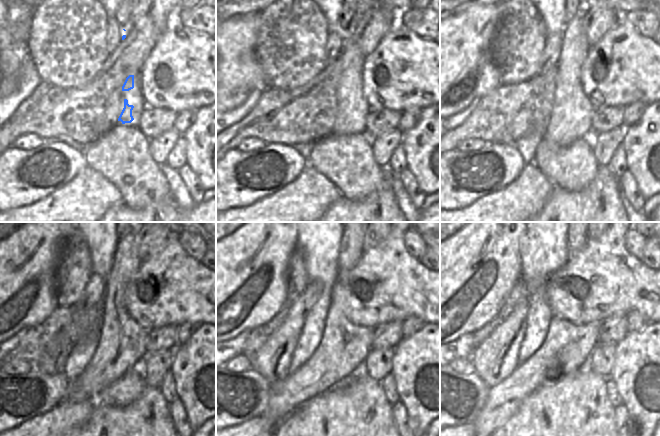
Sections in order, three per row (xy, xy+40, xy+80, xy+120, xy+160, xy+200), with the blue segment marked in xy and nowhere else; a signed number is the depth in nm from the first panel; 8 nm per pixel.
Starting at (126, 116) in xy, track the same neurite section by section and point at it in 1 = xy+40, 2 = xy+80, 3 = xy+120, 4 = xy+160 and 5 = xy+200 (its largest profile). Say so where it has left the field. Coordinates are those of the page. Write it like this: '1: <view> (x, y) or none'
1: xy+40 (352, 58)
2: xy+80 (574, 49)
3: xy+120 (126, 263)
4: xy+160 (313, 378)
5: xy+200 (504, 399)

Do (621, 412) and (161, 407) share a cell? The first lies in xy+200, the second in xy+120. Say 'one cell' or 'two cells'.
two cells

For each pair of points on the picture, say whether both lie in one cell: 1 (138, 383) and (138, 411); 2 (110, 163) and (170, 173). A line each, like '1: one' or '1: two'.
1: two
2: two

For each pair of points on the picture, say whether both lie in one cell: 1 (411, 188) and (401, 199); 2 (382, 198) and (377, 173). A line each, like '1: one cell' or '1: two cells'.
1: two cells
2: two cells

